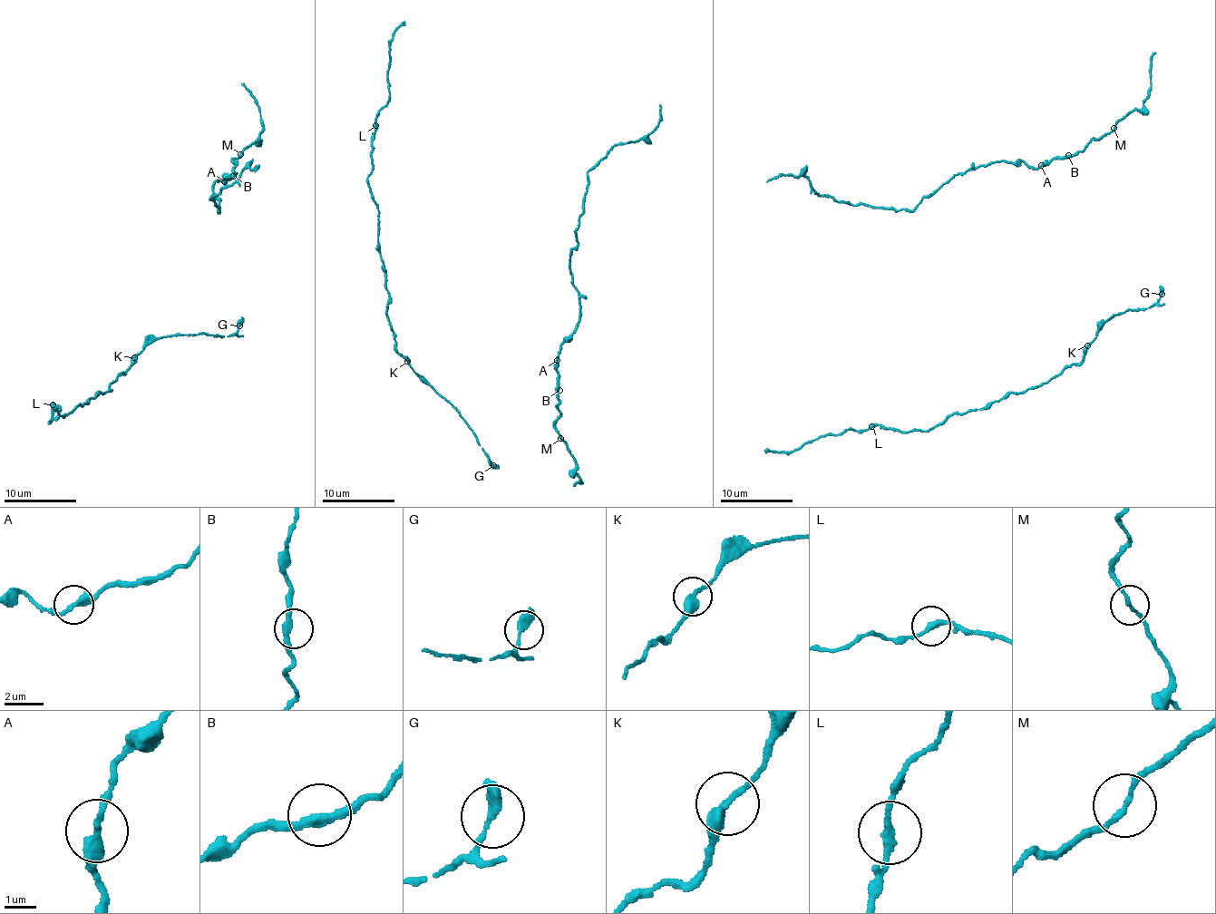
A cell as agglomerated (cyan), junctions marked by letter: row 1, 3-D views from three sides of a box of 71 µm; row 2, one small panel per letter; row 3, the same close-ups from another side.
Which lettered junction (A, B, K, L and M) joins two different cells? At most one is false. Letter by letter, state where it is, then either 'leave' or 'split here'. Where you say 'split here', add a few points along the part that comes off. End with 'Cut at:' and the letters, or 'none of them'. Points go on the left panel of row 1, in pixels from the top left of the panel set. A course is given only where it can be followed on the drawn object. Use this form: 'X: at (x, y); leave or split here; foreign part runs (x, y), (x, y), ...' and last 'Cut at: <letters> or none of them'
A: at (224, 181); leave
B: at (233, 176); leave
K: at (134, 357); leave
L: at (53, 404); leave
M: at (240, 154); leave
Cut at: none of them

